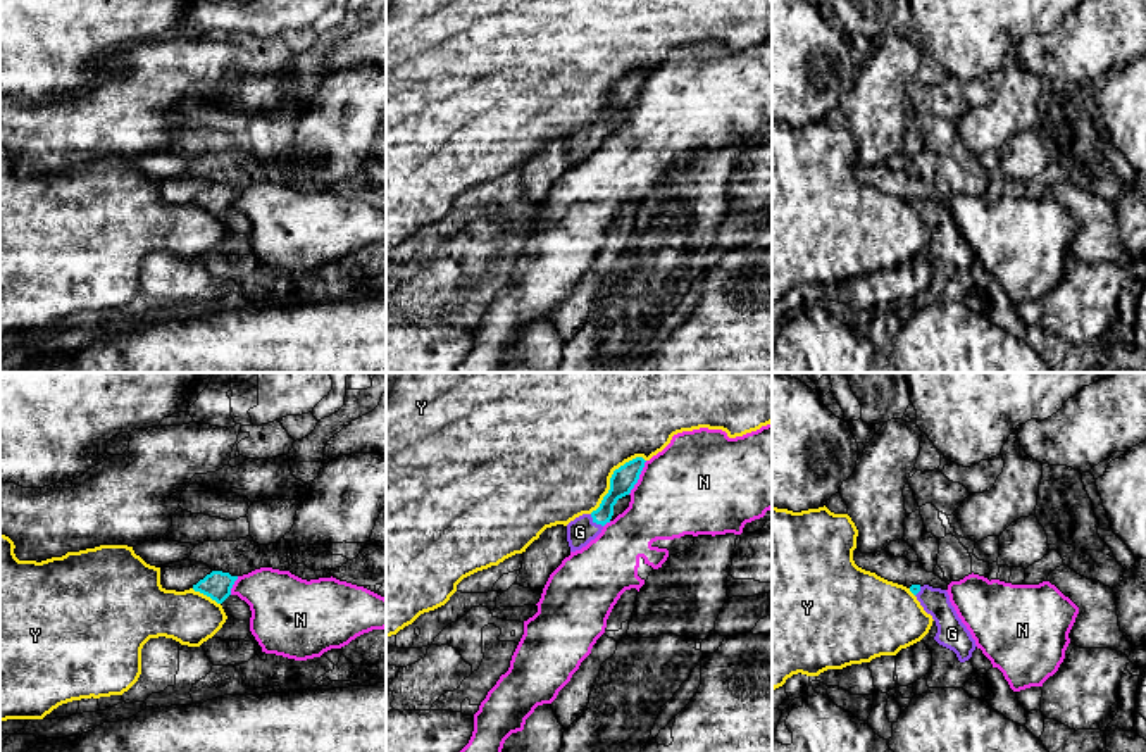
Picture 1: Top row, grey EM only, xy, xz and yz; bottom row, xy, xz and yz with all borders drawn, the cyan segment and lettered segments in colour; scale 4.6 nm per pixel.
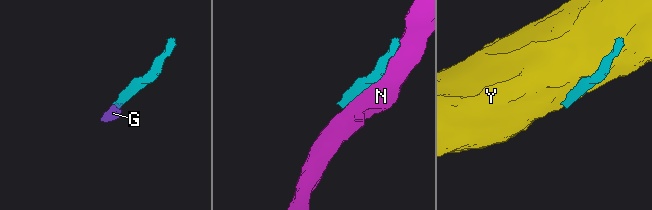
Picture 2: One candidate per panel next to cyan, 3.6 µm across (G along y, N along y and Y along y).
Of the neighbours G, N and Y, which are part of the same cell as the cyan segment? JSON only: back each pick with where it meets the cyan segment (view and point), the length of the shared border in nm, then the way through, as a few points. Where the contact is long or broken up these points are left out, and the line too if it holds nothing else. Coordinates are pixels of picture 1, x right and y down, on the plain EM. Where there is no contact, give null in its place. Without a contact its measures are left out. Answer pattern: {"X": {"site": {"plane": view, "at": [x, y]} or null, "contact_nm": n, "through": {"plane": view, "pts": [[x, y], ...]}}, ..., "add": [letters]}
{"G": {"site": {"plane": "xz", "at": [595, 135]}, "contact_nm": 90, "through": {"plane": "xz", "pts": [[624, 92], [605, 125], [595, 135], [579, 145]]}}, "add": ["G"]}

